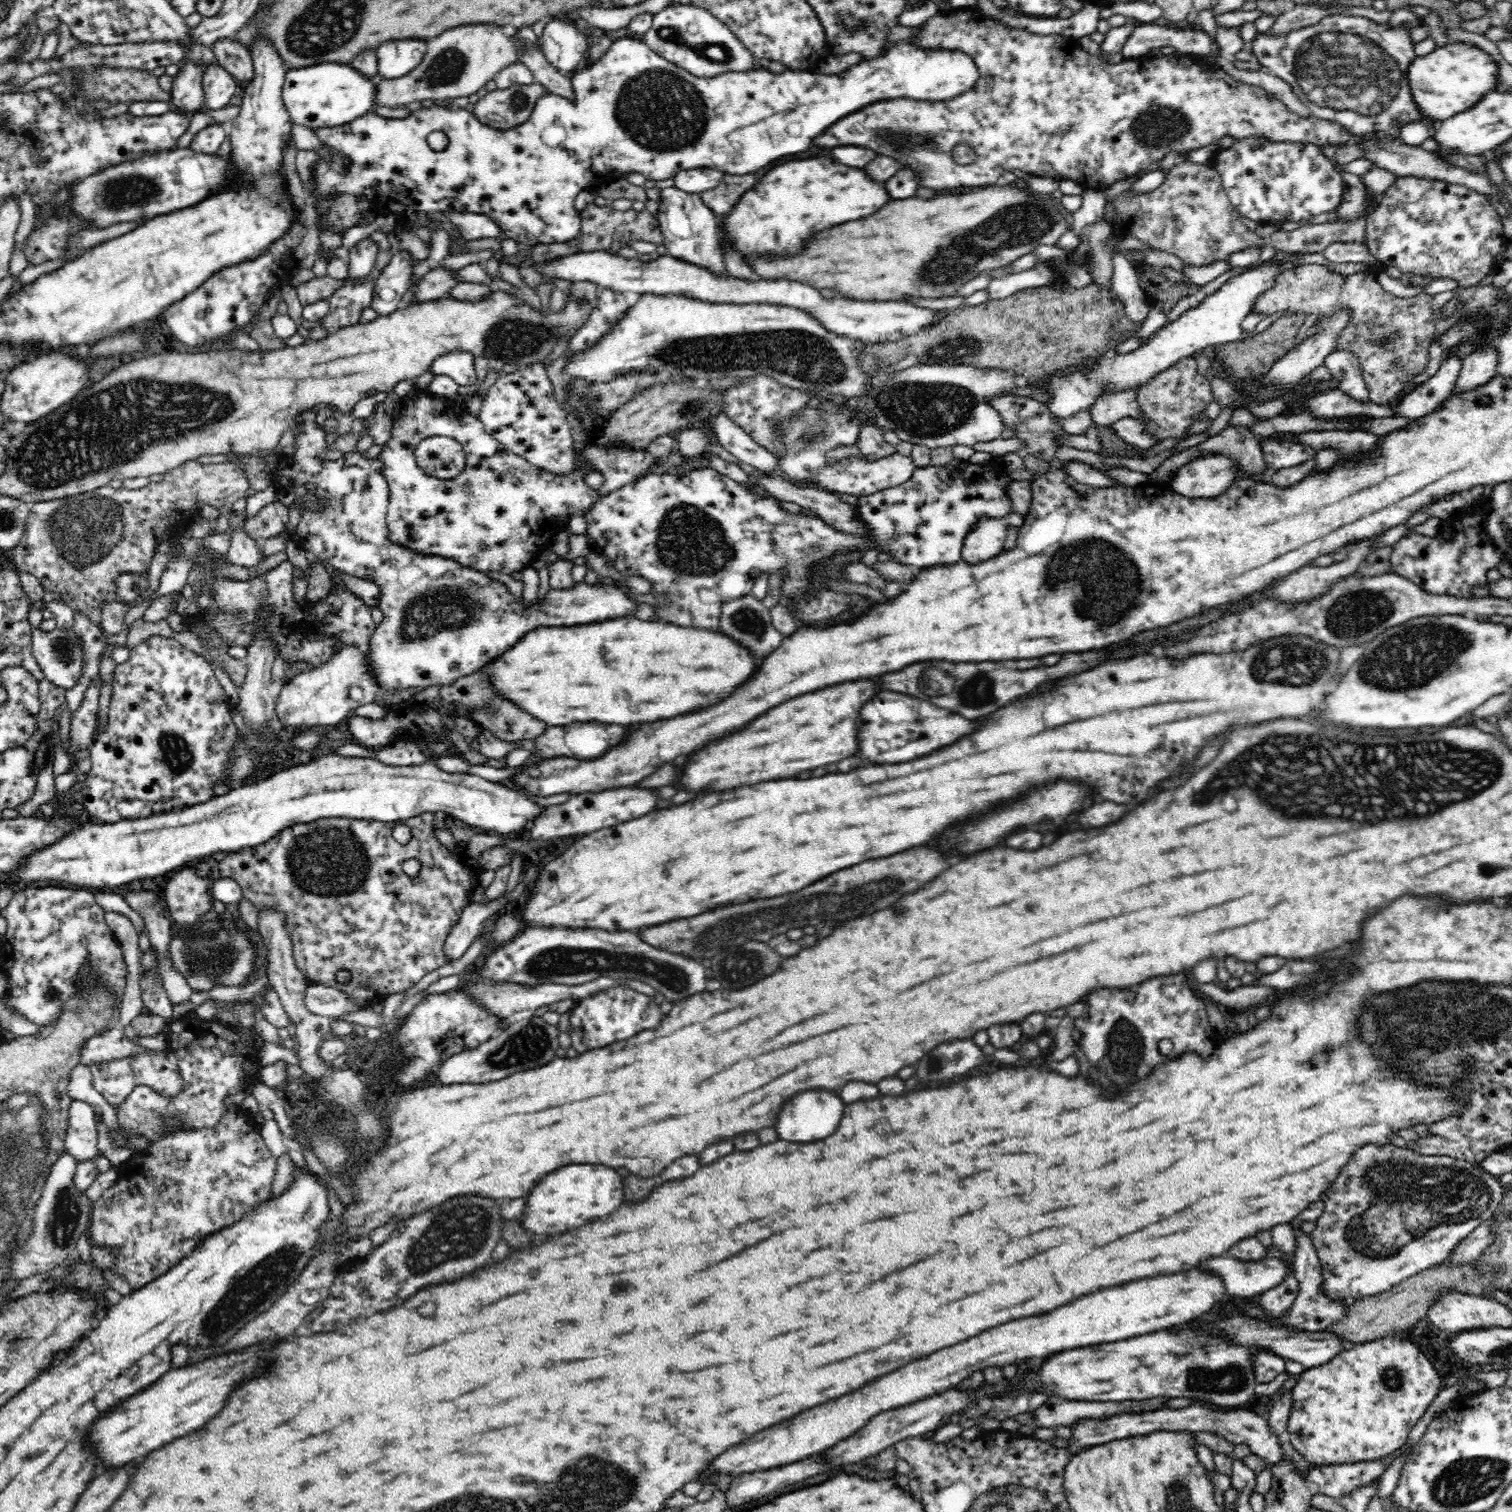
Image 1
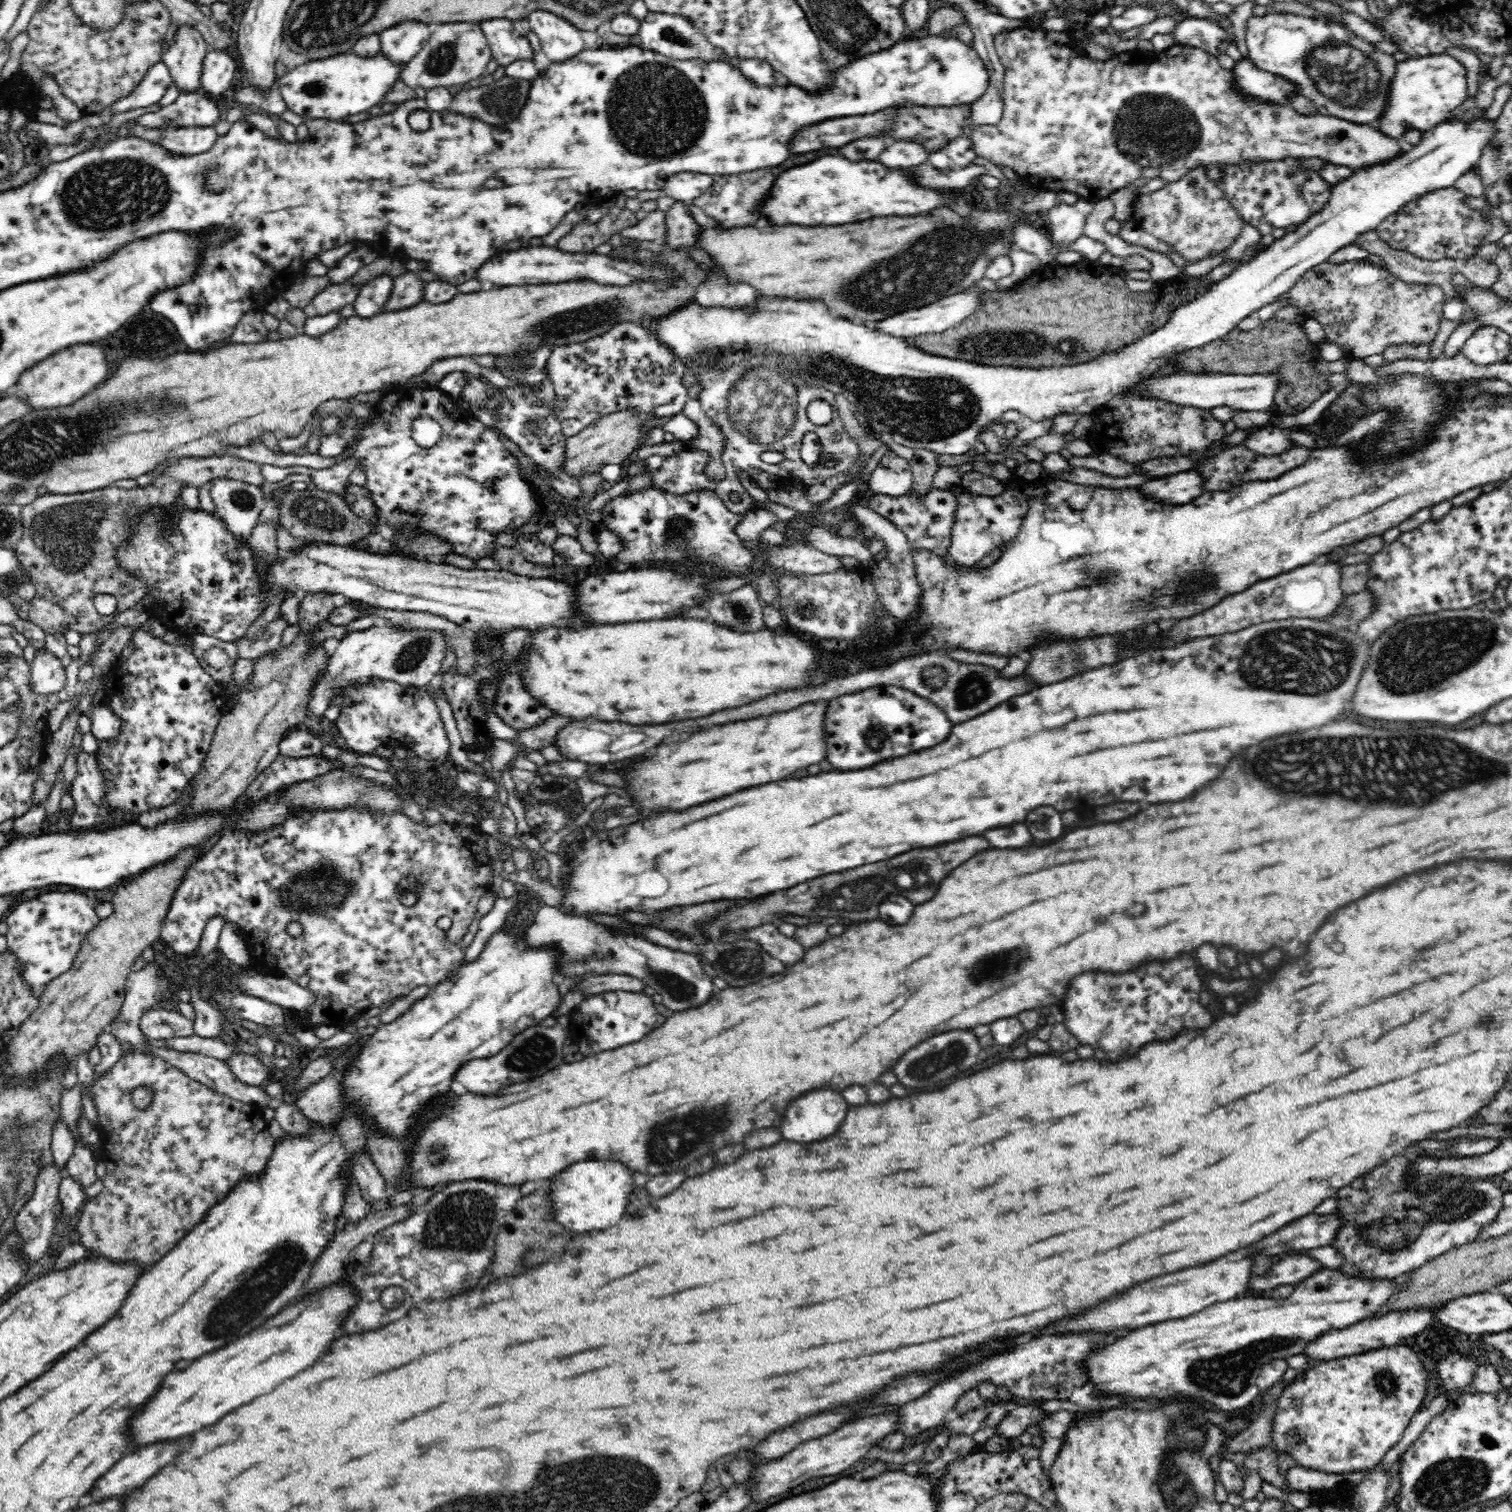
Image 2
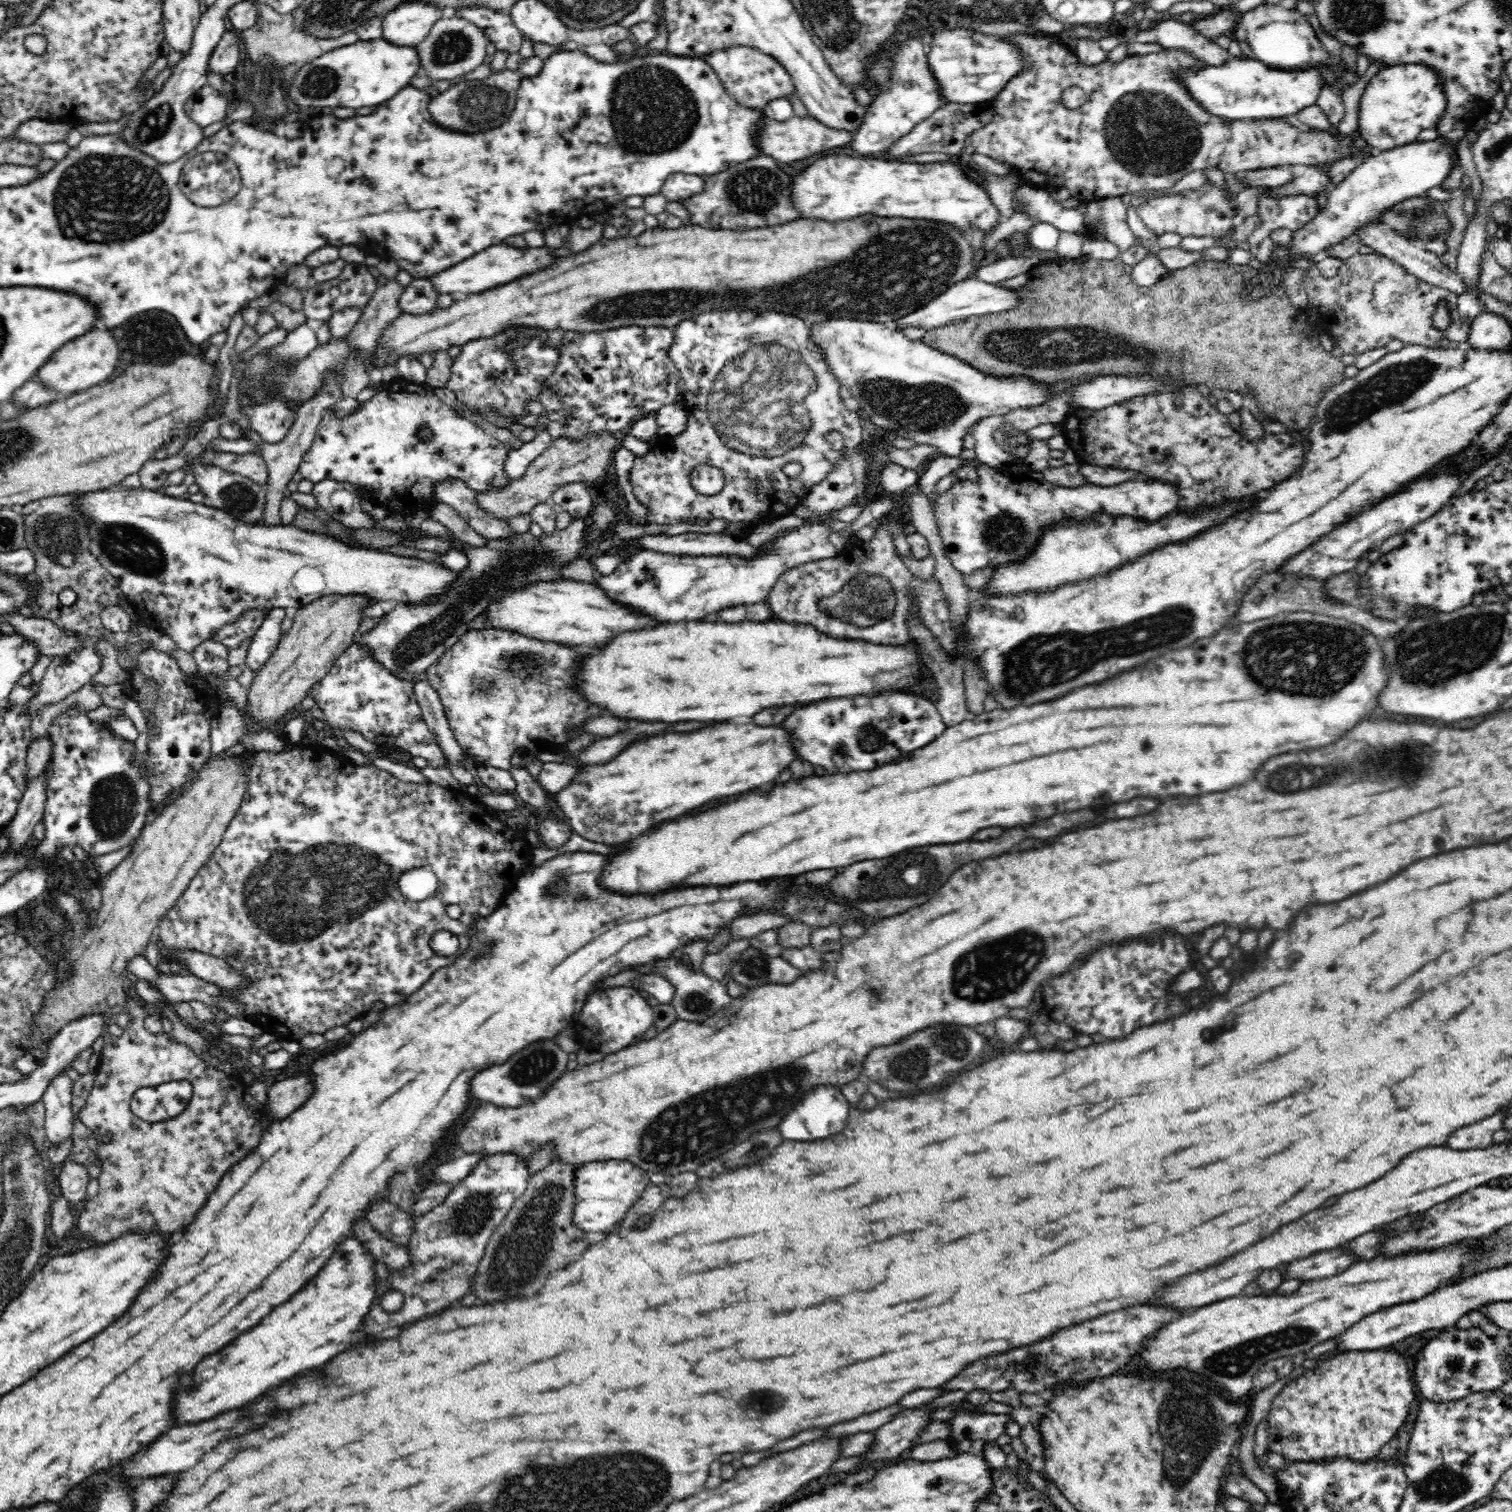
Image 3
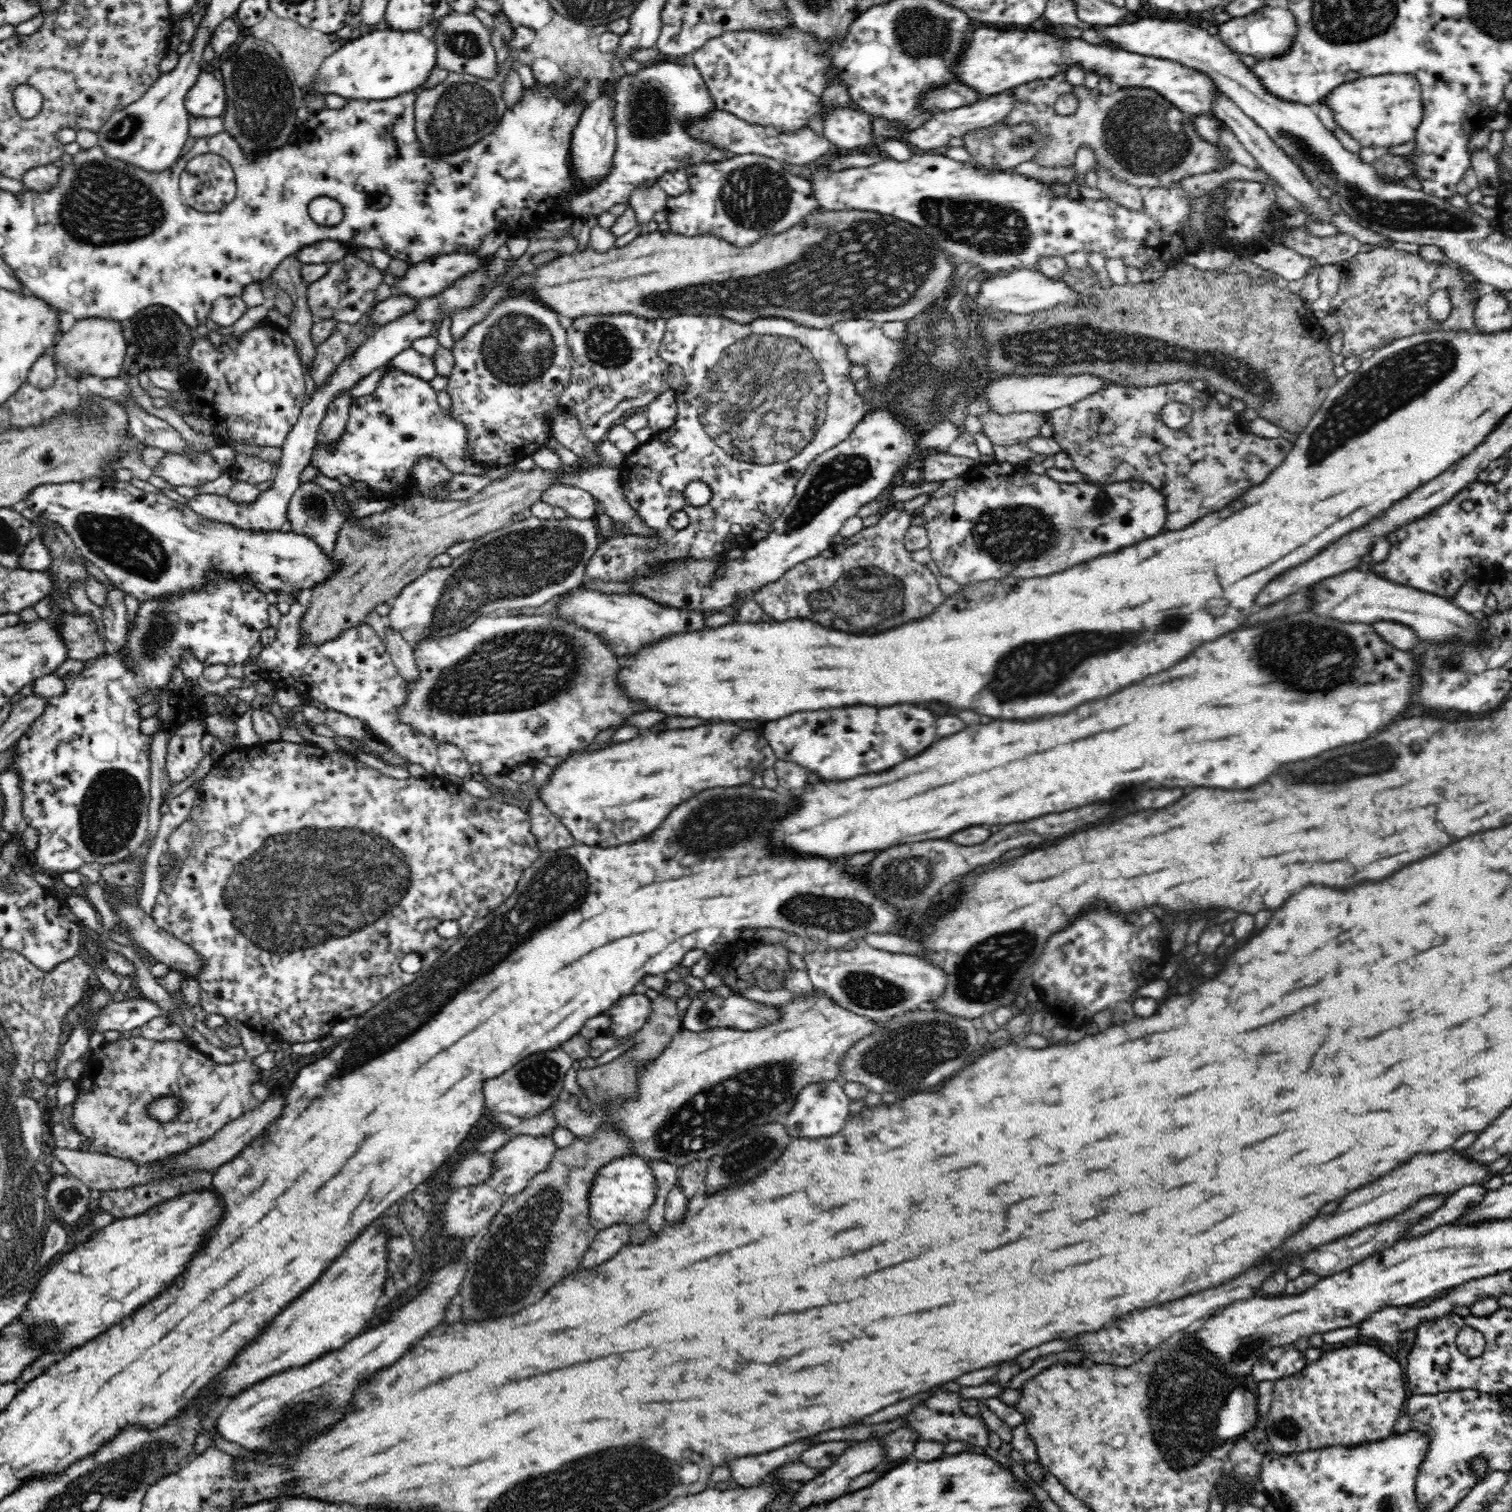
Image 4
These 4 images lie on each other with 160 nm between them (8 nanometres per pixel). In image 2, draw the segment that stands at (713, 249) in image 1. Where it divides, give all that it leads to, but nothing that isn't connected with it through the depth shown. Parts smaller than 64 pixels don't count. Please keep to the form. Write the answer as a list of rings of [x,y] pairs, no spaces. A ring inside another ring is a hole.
[[[678,202],[672,206],[669,212],[666,212],[666,225],[668,225],[668,236],[664,242],[668,248],[683,248],[689,250],[689,256],[698,261],[700,265],[708,265],[711,258],[704,253],[704,249],[698,249],[697,235],[701,227],[691,218],[687,210],[686,203]],[[712,274],[695,292],[700,307],[724,307],[753,311],[758,304],[757,290],[744,283],[726,283],[719,274]]]

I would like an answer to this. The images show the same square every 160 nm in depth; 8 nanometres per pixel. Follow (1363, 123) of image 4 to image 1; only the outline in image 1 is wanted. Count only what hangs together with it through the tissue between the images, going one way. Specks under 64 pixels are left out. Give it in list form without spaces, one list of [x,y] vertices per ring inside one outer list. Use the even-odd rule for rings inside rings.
[[[1458,42],[1435,47],[1430,54],[1414,58],[1406,68],[1412,101],[1416,103],[1422,120],[1432,123],[1471,109],[1488,90],[1494,88],[1496,78],[1498,66],[1485,51]]]

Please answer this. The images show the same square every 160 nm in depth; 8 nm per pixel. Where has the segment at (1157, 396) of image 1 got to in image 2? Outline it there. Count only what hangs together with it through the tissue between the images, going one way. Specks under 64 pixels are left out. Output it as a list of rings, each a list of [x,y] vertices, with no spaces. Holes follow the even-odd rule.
[[[1117,395],[1112,397],[1106,404],[1093,409],[1090,413],[1092,424],[1090,426],[1090,437],[1085,438],[1094,454],[1106,453],[1124,460],[1130,464],[1143,463],[1158,457],[1192,457],[1194,464],[1192,468],[1202,475],[1202,492],[1216,492],[1230,490],[1234,485],[1246,482],[1264,482],[1280,478],[1288,470],[1302,466],[1306,458],[1310,456],[1311,449],[1296,442],[1274,456],[1260,456],[1253,450],[1245,447],[1226,447],[1224,423],[1218,420],[1211,409],[1196,408],[1193,406],[1177,405],[1168,401],[1148,397],[1124,397]]]

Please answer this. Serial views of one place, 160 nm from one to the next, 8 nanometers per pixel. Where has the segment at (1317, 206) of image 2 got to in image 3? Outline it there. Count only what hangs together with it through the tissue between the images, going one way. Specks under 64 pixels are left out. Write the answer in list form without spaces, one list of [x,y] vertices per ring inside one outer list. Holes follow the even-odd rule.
[[[1260,194],[1258,198],[1260,198],[1258,211],[1262,217],[1262,224],[1245,241],[1249,245],[1249,250],[1258,248],[1274,230],[1280,228],[1288,228],[1292,232],[1302,230],[1319,214],[1316,200],[1310,195],[1292,195],[1275,200]]]

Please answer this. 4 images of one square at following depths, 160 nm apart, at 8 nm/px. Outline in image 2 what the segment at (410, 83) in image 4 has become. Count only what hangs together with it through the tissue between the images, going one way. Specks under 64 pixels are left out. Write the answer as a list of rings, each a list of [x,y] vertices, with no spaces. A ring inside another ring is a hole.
[[[354,51],[342,52],[328,56],[328,58],[320,58],[320,60],[308,60],[308,62],[290,68],[288,73],[278,80],[278,90],[292,112],[302,114],[312,119],[326,118],[330,121],[338,118],[346,118],[358,112],[365,112],[368,108],[376,106],[378,102],[384,100],[386,94],[400,79],[400,73],[404,68],[401,62],[390,60],[383,52],[378,52],[374,56],[356,56]]]

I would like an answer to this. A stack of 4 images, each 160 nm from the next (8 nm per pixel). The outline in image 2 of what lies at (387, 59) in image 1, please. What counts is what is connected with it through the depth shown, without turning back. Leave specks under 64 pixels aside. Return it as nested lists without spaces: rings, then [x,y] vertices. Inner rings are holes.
[[[400,22],[380,34],[381,52],[390,60],[405,65],[422,50],[430,34],[430,26],[424,26],[422,22]]]

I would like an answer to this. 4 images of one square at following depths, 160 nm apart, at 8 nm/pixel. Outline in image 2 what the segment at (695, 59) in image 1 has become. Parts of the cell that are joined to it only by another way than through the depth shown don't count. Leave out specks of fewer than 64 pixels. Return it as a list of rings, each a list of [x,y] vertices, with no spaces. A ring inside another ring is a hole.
[[[648,12],[644,19],[640,20],[639,47],[644,50],[651,50],[658,54],[663,54],[668,58],[677,58],[678,60],[688,60],[688,58],[700,58],[701,60],[722,60],[726,58],[724,53],[720,53],[718,49],[712,49],[712,45],[704,39],[704,35],[688,21],[680,15],[664,14],[657,12]]]

